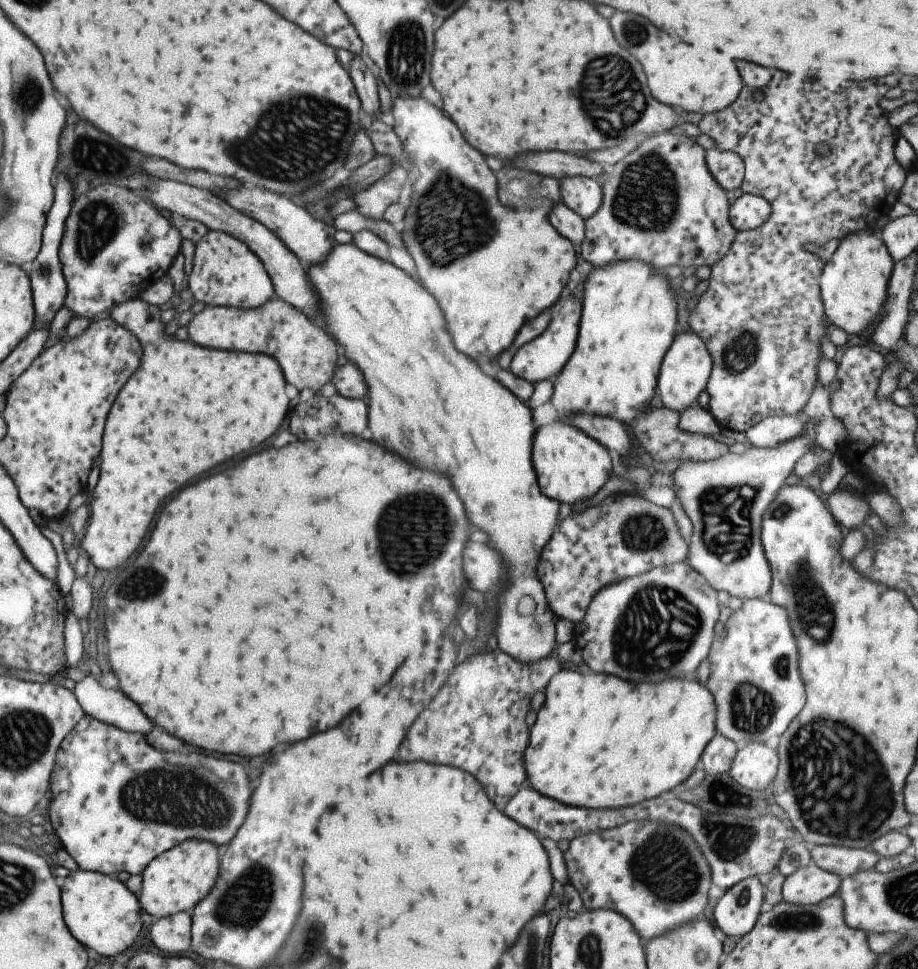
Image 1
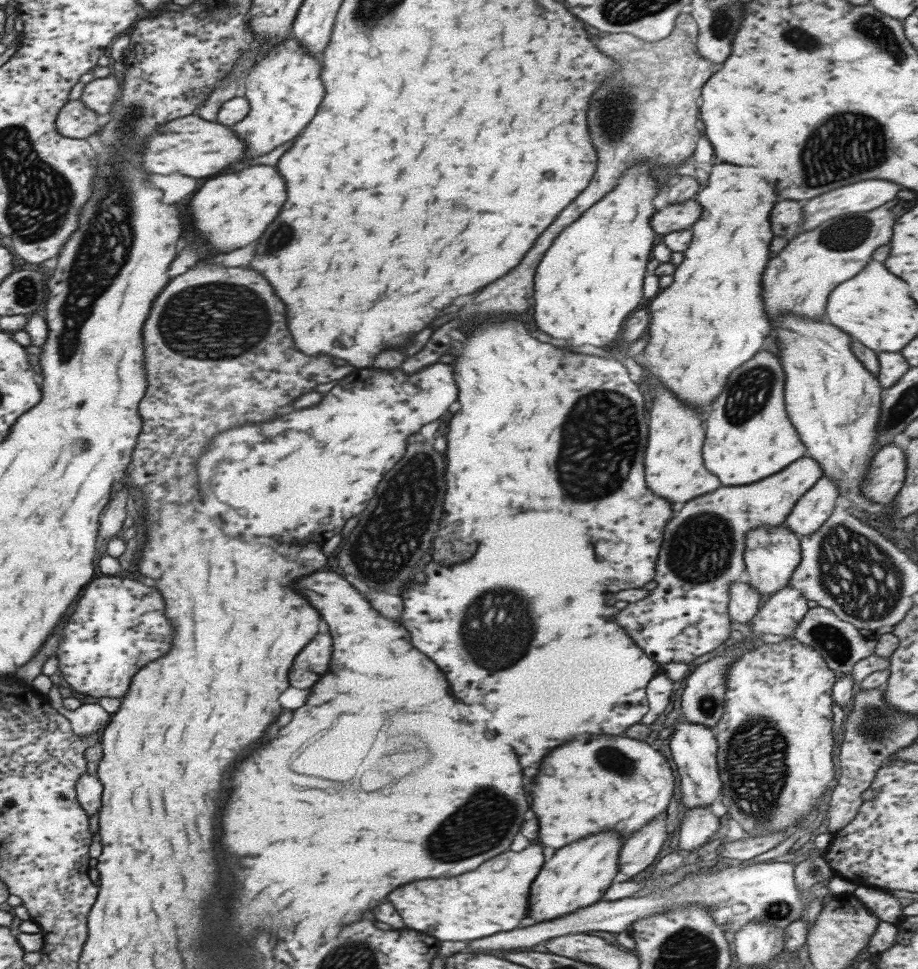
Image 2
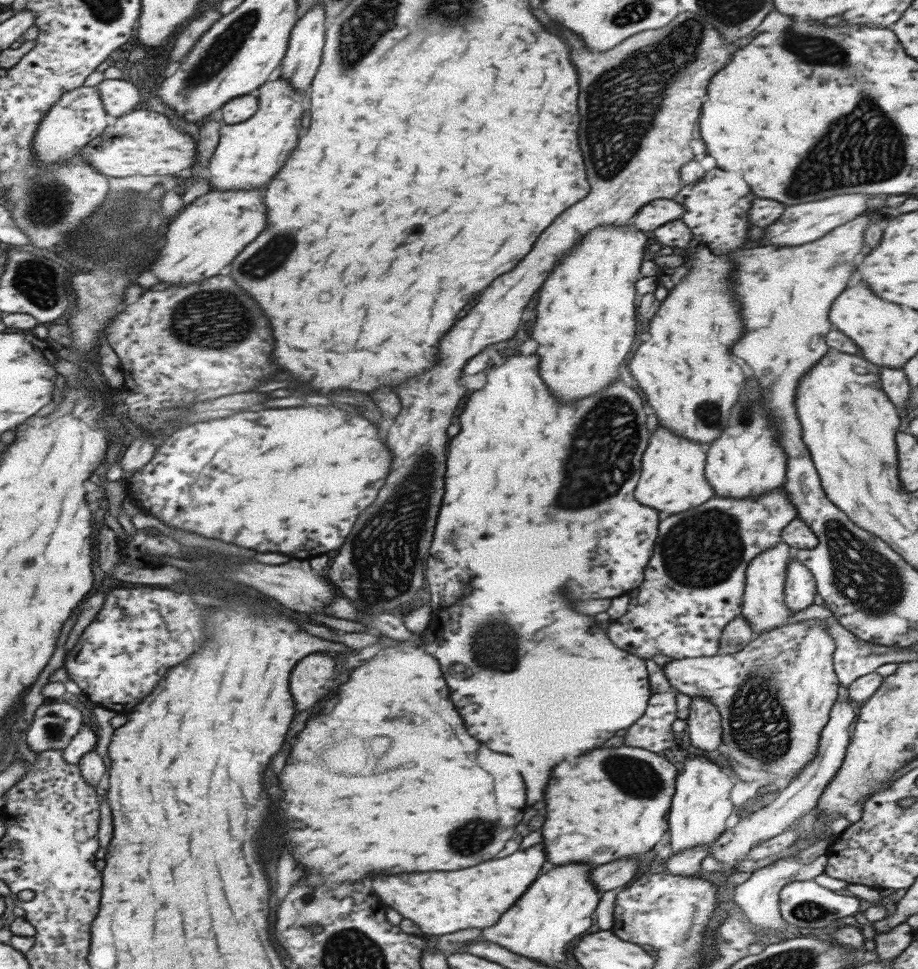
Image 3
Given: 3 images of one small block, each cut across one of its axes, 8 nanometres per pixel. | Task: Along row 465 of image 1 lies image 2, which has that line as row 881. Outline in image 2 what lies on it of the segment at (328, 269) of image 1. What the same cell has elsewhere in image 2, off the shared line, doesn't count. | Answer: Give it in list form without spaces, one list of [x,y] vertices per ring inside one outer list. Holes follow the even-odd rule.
[[[531,844],[521,852],[503,852],[467,874],[453,878],[427,878],[397,886],[387,896],[405,926],[437,940],[477,940],[495,932],[507,932],[525,918],[529,884],[543,866],[541,848]]]

